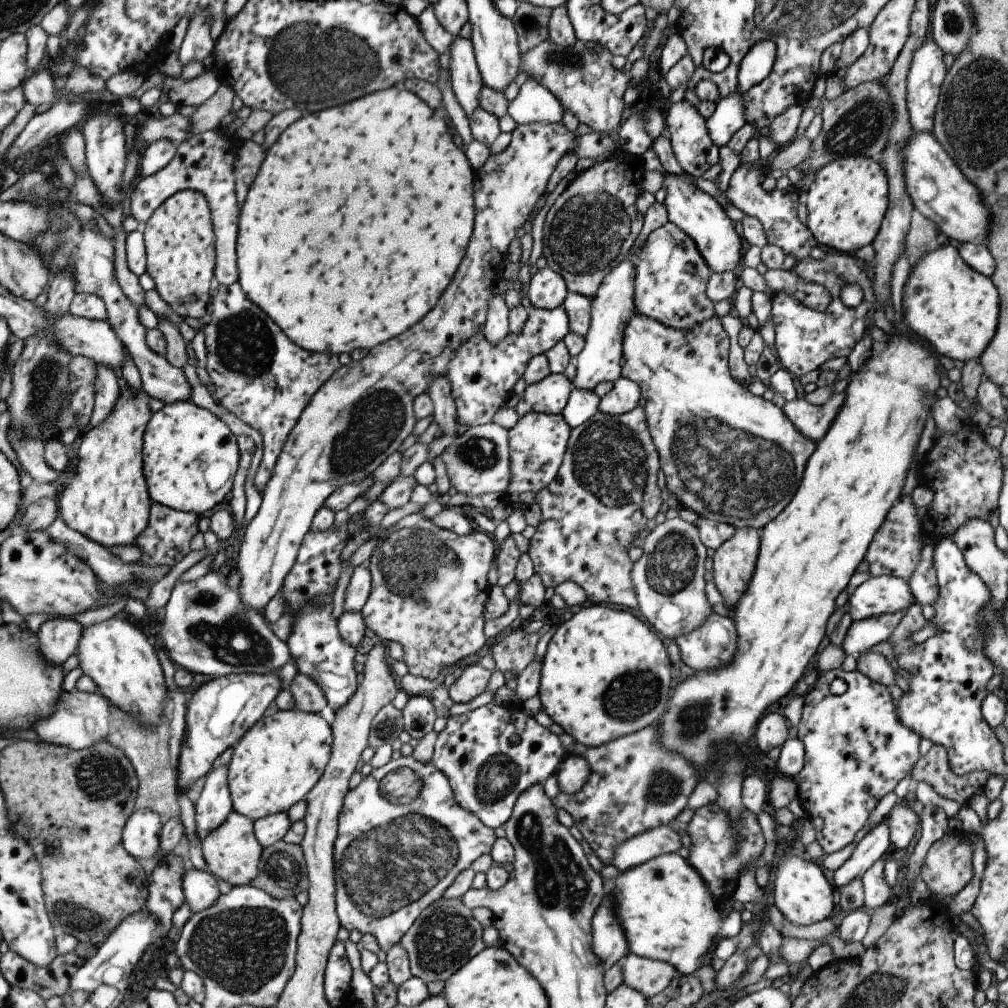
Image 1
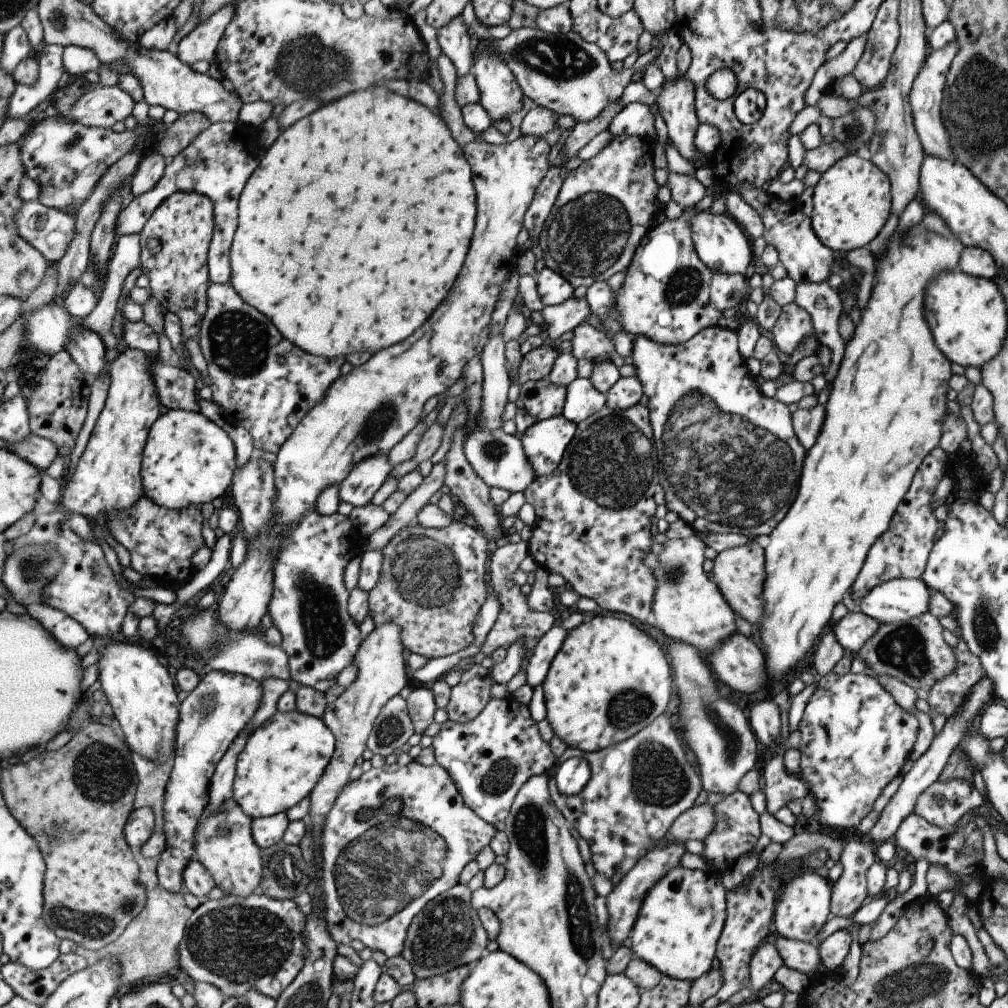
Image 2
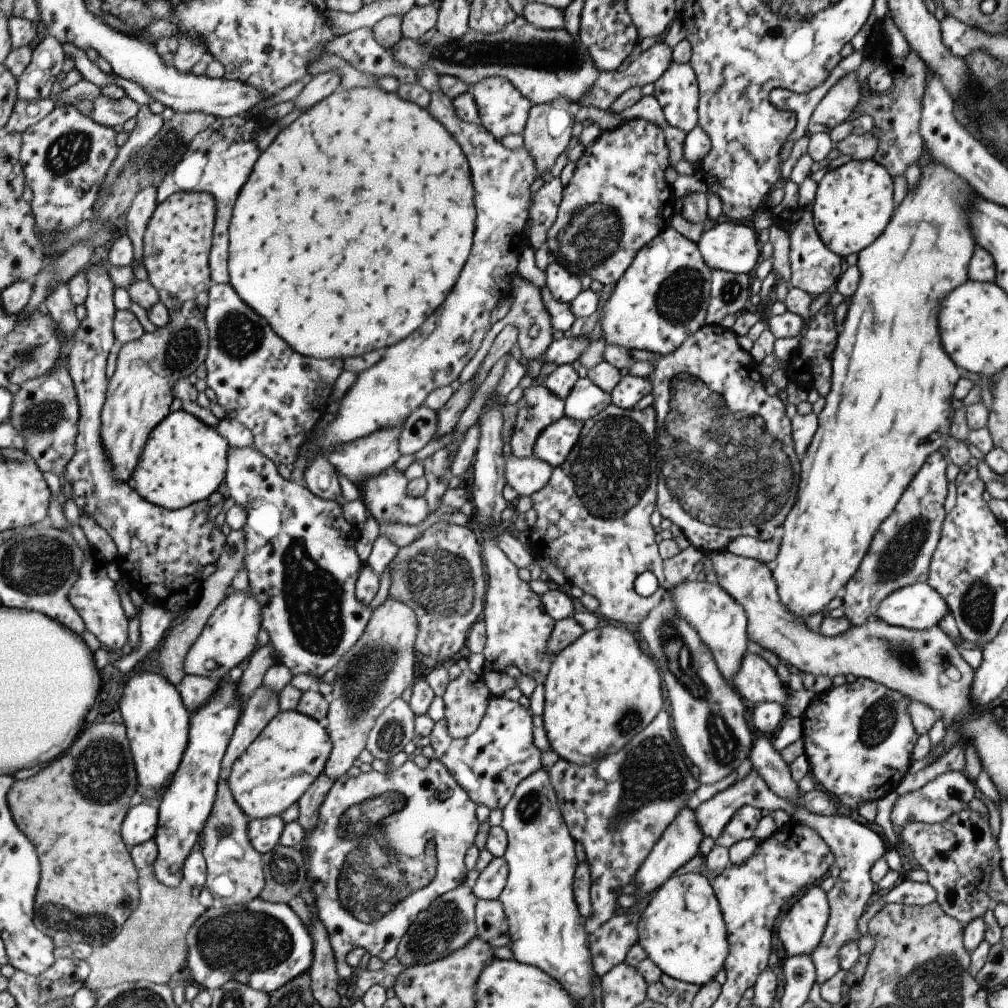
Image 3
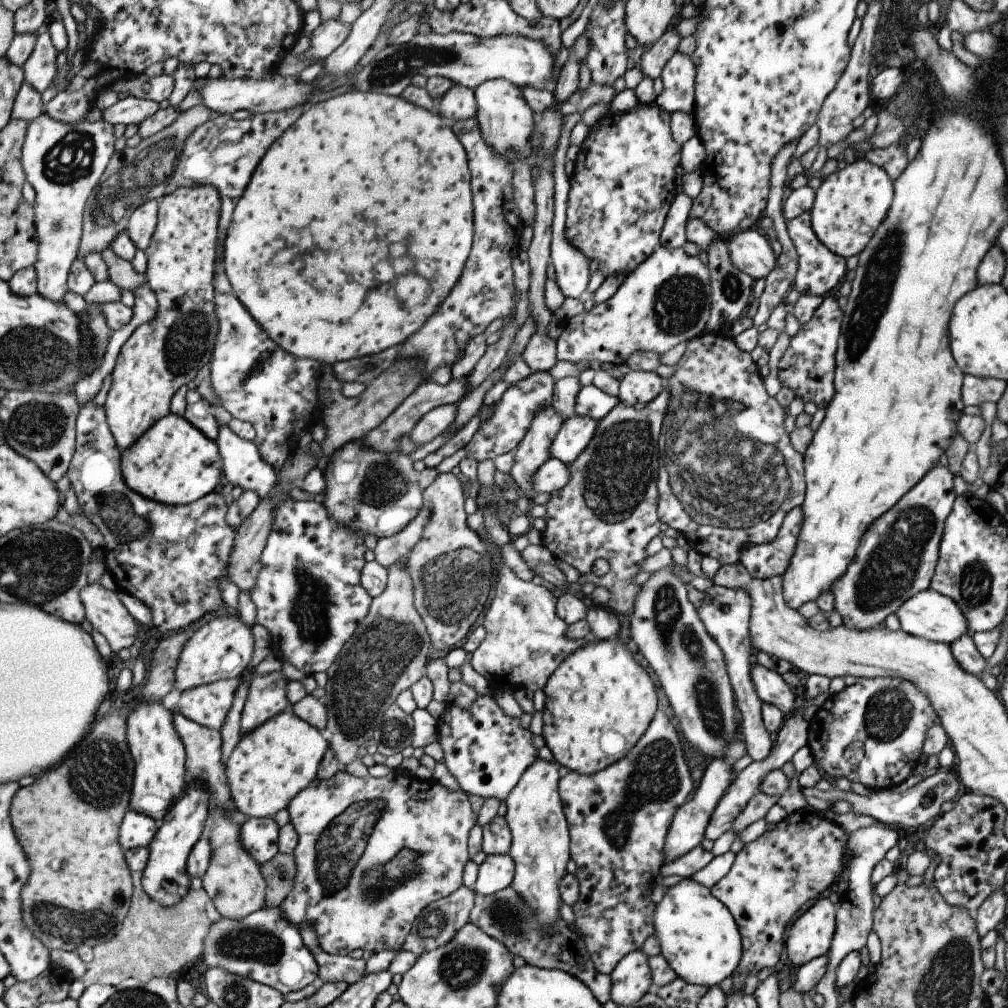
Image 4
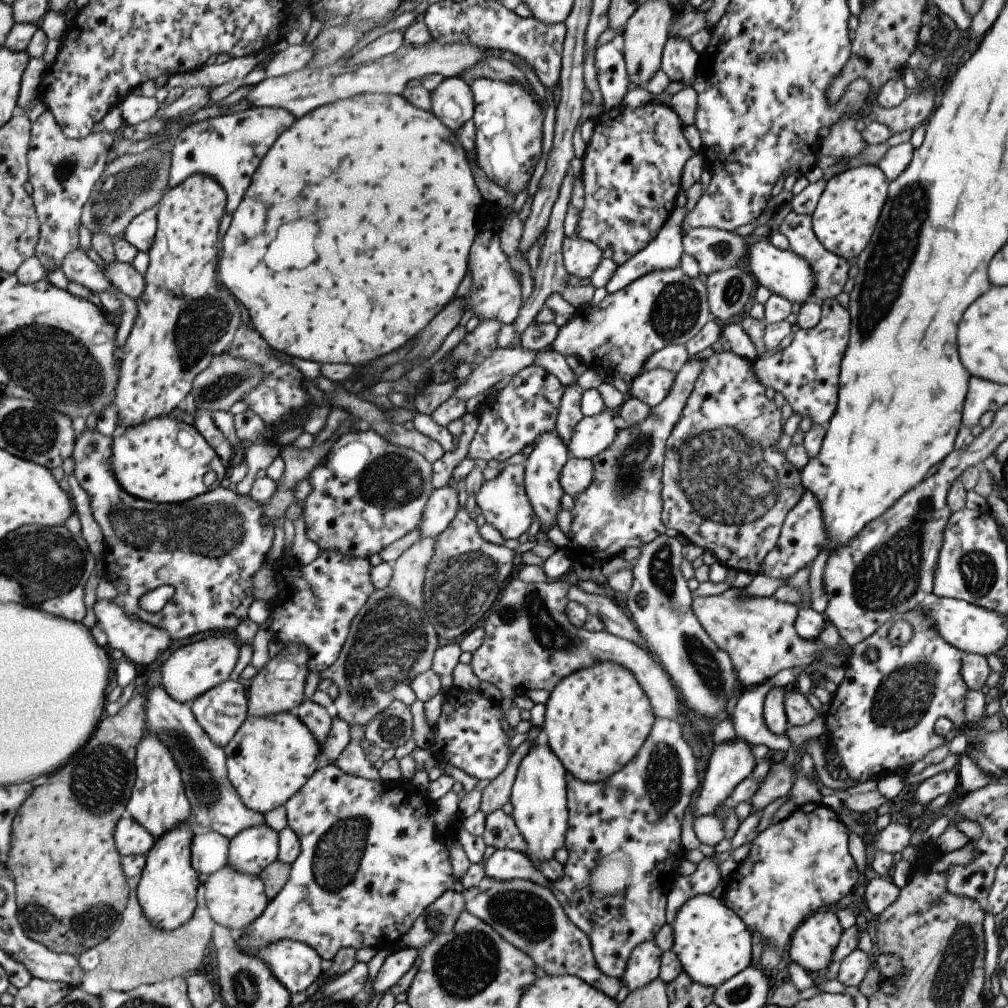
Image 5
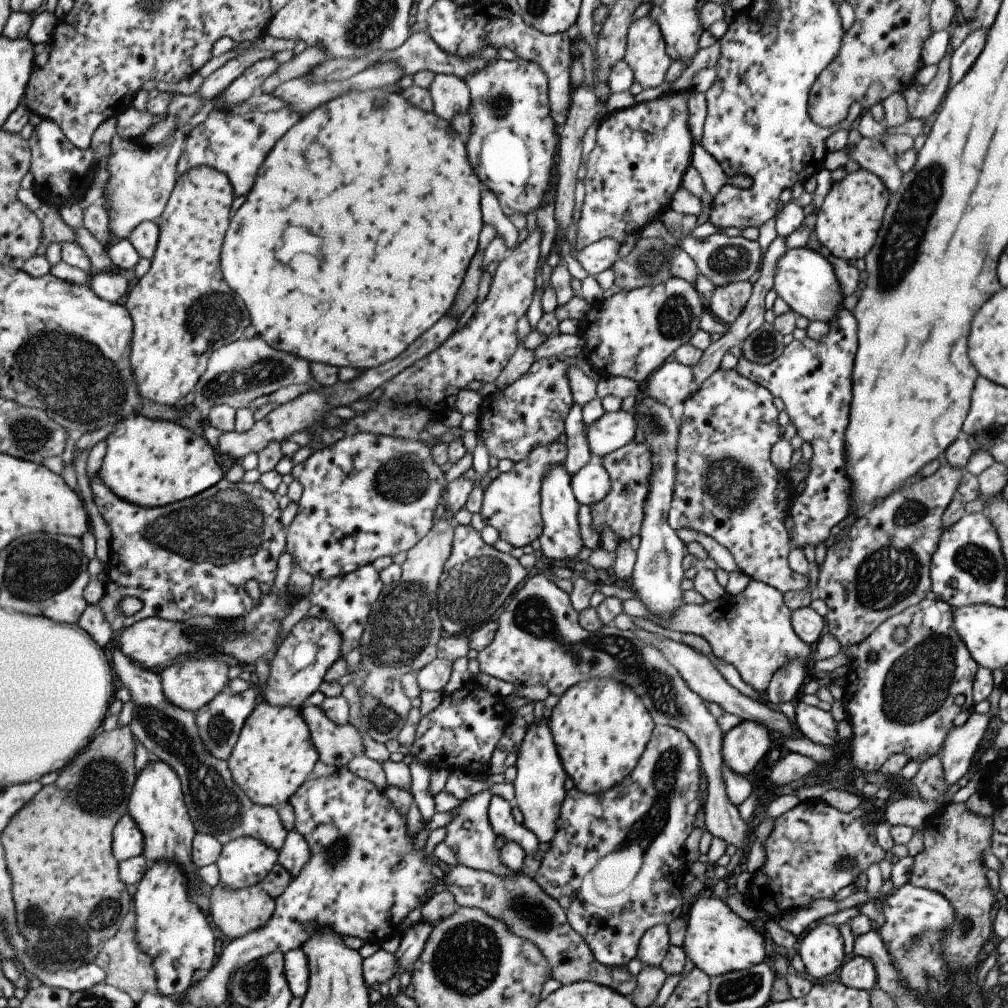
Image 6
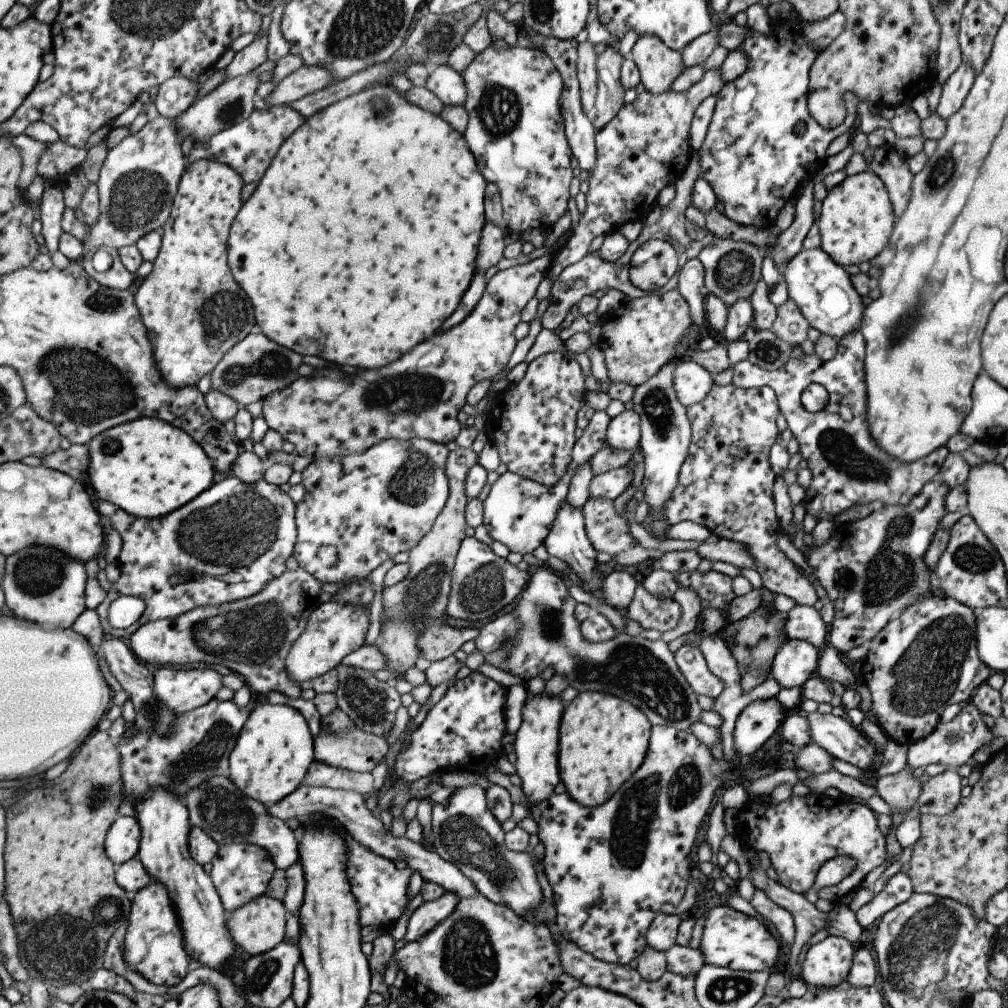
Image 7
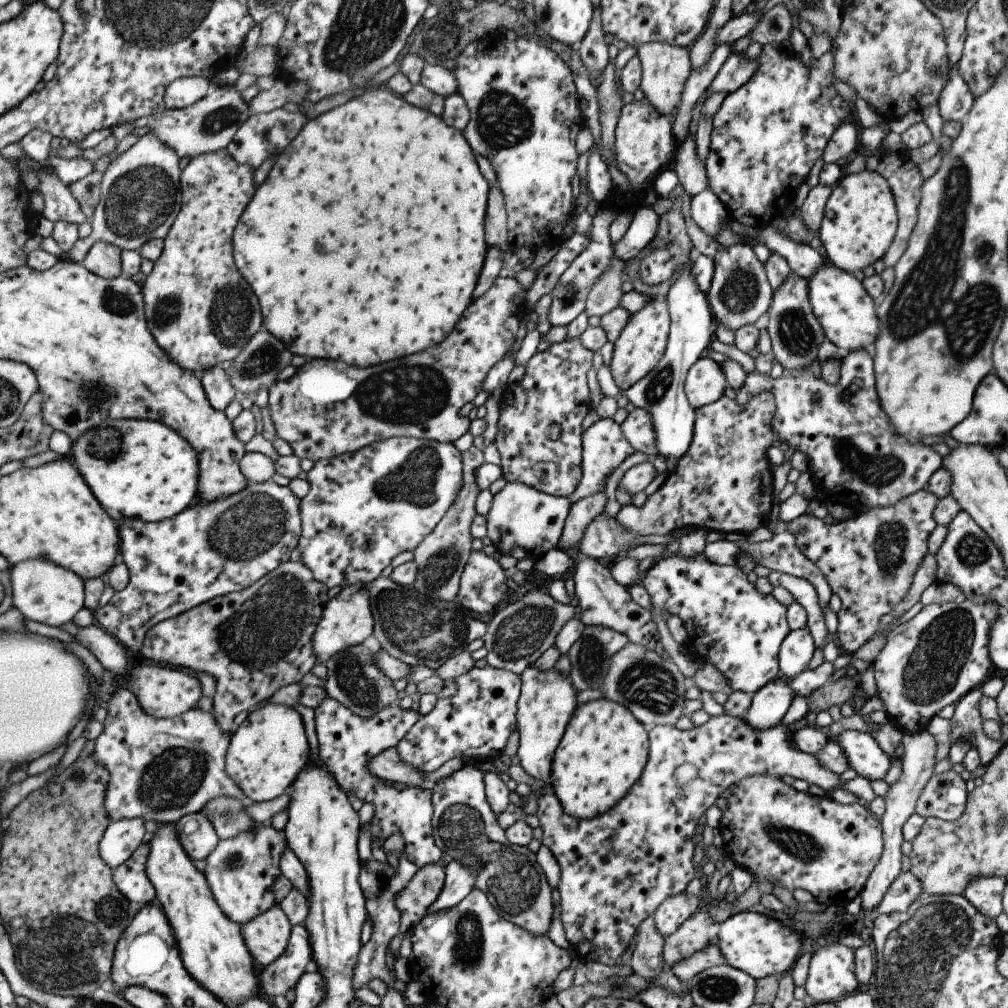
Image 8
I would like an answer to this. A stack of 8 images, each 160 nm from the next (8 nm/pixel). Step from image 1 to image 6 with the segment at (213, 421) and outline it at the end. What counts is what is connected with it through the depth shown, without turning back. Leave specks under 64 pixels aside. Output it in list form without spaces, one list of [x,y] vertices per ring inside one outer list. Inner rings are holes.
[[[131,415],[117,423],[105,441],[106,454],[98,474],[117,496],[148,509],[191,499],[223,476],[207,442],[175,421]]]

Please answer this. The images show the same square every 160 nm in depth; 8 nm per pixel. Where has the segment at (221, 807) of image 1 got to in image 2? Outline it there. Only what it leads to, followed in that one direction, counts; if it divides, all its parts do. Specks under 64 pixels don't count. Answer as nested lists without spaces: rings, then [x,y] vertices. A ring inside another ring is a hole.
[[[248,723],[248,726],[232,740],[232,744],[225,751],[223,758],[216,764],[215,774],[213,774],[211,783],[209,783],[210,812],[221,807],[220,804],[232,796],[232,782],[234,779],[236,758],[245,746],[247,737],[253,729],[254,727]]]

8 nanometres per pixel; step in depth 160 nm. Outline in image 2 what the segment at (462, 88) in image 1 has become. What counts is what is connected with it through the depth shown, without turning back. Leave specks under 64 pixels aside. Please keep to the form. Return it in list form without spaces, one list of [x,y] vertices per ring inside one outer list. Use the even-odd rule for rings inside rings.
[[[461,13],[450,18],[446,25],[436,29],[436,40],[440,52],[453,63],[457,76],[469,73],[473,60],[470,56],[471,42]]]

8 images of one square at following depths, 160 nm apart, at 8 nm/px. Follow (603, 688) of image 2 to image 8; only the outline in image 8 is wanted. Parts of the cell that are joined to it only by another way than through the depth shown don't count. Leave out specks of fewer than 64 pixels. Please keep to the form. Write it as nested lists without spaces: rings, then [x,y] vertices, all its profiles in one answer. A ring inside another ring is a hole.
[[[599,698],[576,706],[557,744],[549,784],[563,812],[578,820],[590,820],[608,812],[638,781],[648,756],[643,724],[627,708]]]

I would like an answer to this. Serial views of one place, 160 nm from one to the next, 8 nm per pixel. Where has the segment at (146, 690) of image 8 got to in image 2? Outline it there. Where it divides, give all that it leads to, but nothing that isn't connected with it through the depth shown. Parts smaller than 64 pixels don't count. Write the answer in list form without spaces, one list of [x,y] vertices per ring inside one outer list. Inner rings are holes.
[[[519,135],[515,140],[495,145],[487,144],[477,138],[461,146],[465,160],[472,172],[472,185],[475,191],[476,215],[471,242],[465,255],[461,270],[450,286],[445,298],[431,312],[429,318],[401,342],[392,344],[374,352],[367,362],[353,367],[345,375],[339,375],[327,389],[323,400],[317,403],[299,421],[295,430],[276,452],[273,480],[276,488],[274,497],[274,513],[270,522],[247,543],[244,561],[231,574],[231,579],[224,586],[222,596],[218,598],[219,618],[232,630],[240,633],[242,629],[257,630],[260,620],[266,614],[266,608],[272,593],[272,558],[280,547],[284,532],[295,524],[308,508],[314,508],[316,498],[321,490],[329,485],[338,485],[347,476],[356,462],[369,455],[389,452],[402,436],[415,426],[422,414],[425,400],[437,396],[447,390],[451,384],[462,376],[462,370],[473,357],[477,357],[489,332],[489,319],[493,312],[493,304],[501,292],[501,284],[508,273],[514,268],[519,251],[515,244],[515,236],[523,226],[524,212],[529,206],[540,178],[549,168],[547,154],[549,144],[542,138]]]

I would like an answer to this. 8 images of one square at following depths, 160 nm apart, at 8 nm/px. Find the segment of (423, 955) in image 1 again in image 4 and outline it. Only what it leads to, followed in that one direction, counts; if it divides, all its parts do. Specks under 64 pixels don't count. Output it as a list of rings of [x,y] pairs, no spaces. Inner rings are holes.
[[[462,884],[457,890],[450,892],[449,896],[430,902],[414,920],[410,934],[405,937],[401,950],[418,957],[422,952],[448,943],[459,928],[469,921],[468,916],[474,903],[474,893],[470,887]]]

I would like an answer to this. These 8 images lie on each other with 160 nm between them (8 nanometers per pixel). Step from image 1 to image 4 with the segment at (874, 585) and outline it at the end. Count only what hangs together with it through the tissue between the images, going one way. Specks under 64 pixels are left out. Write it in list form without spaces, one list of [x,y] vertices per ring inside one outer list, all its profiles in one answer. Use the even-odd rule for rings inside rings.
[[[931,588],[918,592],[914,597],[905,599],[905,602],[901,603],[894,614],[899,621],[900,629],[914,637],[950,645],[960,636],[967,634],[971,636],[971,632],[966,627],[966,620],[955,601]]]

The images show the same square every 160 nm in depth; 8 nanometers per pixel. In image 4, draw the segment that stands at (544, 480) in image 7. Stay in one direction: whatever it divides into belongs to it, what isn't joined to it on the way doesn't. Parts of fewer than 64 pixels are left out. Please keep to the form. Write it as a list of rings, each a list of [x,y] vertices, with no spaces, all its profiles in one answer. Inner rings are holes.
[[[533,371],[525,379],[508,386],[499,400],[492,404],[489,416],[484,420],[484,423],[478,426],[468,443],[459,448],[450,457],[444,458],[434,468],[436,474],[448,473],[453,466],[458,466],[461,459],[469,455],[473,456],[478,462],[485,459],[493,460],[495,456],[513,450],[524,437],[536,412],[540,409],[551,407],[553,387],[553,378],[545,371]]]

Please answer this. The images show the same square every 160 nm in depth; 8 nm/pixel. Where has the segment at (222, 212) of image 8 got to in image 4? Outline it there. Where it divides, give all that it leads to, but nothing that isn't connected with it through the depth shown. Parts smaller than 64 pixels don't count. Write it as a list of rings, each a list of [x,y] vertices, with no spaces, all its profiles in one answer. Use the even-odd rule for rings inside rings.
[[[195,185],[192,187],[179,187],[175,192],[166,194],[159,200],[158,208],[158,225],[156,231],[147,248],[148,269],[146,272],[146,280],[150,287],[158,296],[159,310],[157,316],[151,319],[151,322],[146,322],[135,329],[135,332],[128,338],[125,346],[121,349],[115,370],[112,372],[112,385],[108,390],[108,397],[105,401],[104,408],[108,414],[108,423],[112,428],[113,434],[116,437],[119,448],[125,452],[135,446],[136,442],[149,431],[158,420],[164,419],[168,414],[171,414],[171,400],[177,394],[177,388],[181,388],[183,384],[187,384],[195,378],[197,371],[202,366],[208,364],[212,358],[213,347],[216,344],[216,336],[219,334],[219,321],[215,313],[215,301],[213,300],[213,284],[211,284],[211,268],[213,268],[213,256],[215,256],[215,230],[217,230],[217,214],[219,214],[219,196],[217,189],[211,185]]]

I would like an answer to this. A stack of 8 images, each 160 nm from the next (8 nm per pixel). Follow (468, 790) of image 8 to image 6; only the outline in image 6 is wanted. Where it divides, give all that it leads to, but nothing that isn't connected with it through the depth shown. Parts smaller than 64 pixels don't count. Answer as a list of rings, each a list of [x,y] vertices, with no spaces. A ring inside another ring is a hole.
[[[484,790],[462,800],[454,808],[455,812],[451,815],[448,824],[444,826],[445,836],[442,842],[452,849],[459,865],[487,871],[498,877],[508,877],[513,872],[501,862],[500,849],[495,847],[497,836],[488,821],[487,809],[491,795],[488,790]]]

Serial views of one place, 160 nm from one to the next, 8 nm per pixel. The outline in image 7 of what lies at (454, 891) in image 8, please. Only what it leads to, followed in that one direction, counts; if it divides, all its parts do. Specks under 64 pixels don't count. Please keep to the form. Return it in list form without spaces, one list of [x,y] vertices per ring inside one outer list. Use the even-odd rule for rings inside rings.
[[[445,892],[443,896],[439,896],[433,902],[425,902],[413,910],[409,916],[405,935],[403,940],[407,943],[417,942],[417,938],[421,938],[425,932],[432,930],[453,912],[458,902],[455,894]]]

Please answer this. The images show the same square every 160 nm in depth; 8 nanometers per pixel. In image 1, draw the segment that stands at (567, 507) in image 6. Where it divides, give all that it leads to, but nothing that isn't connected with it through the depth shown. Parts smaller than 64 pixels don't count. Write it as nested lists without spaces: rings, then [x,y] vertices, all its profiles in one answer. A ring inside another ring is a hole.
[[[549,373],[538,383],[527,385],[514,407],[518,417],[527,413],[559,414],[565,406],[572,382],[561,373]]]

